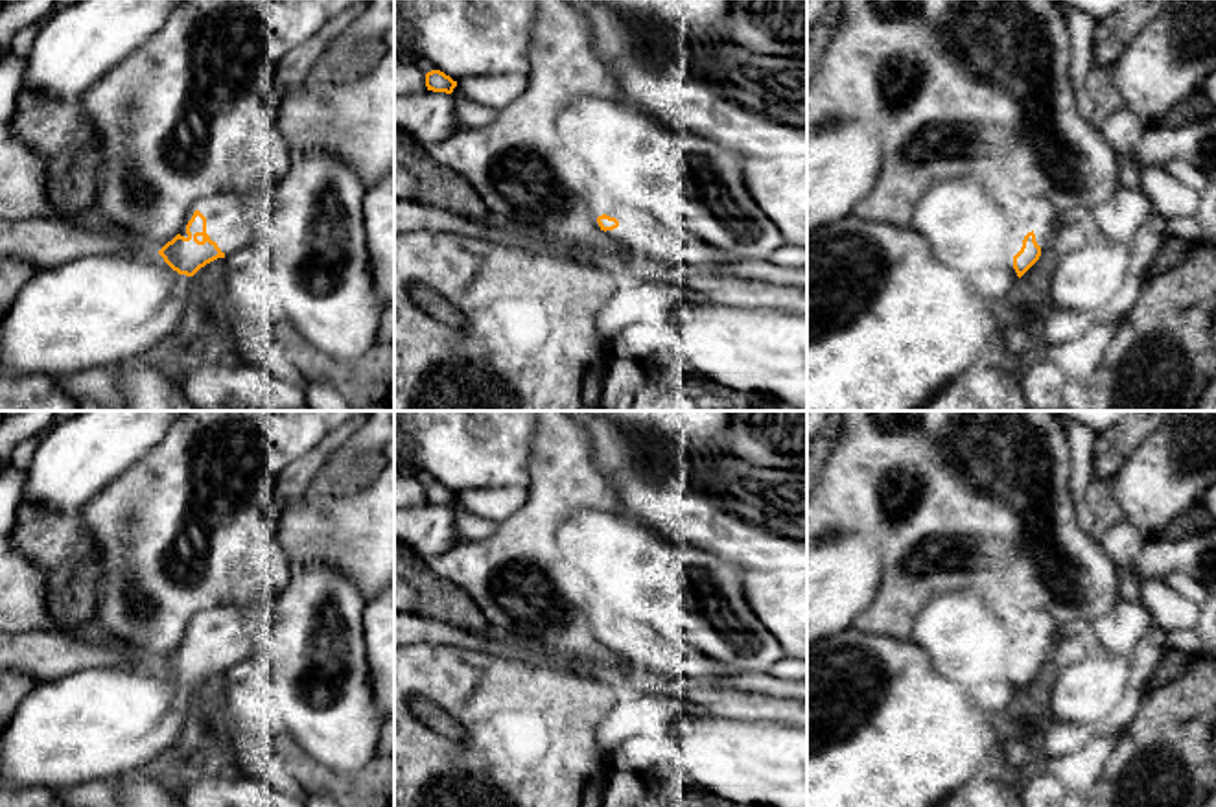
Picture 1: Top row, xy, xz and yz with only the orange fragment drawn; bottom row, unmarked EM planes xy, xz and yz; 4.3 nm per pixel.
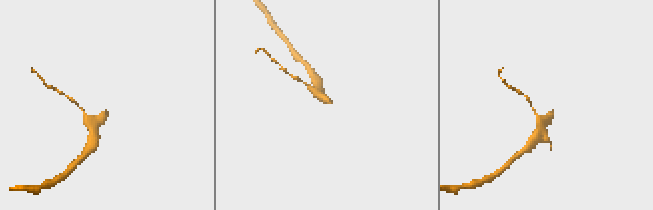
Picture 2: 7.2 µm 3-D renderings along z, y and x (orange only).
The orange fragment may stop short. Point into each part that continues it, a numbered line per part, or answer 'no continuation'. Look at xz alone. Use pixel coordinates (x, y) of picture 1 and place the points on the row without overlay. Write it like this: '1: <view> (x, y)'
no continuation

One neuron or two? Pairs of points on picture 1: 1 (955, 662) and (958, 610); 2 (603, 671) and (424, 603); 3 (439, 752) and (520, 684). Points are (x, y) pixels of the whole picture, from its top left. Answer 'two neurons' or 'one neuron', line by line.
1: one neuron
2: two neurons
3: one neuron

